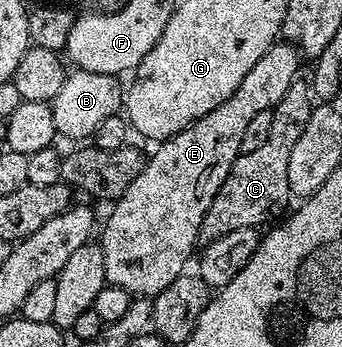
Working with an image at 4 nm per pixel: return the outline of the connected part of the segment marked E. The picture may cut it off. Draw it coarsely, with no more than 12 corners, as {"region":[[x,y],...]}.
{"region":[[278,40],[219,108],[164,139],[99,230],[106,283],[186,273],[243,132],[298,81]]}

